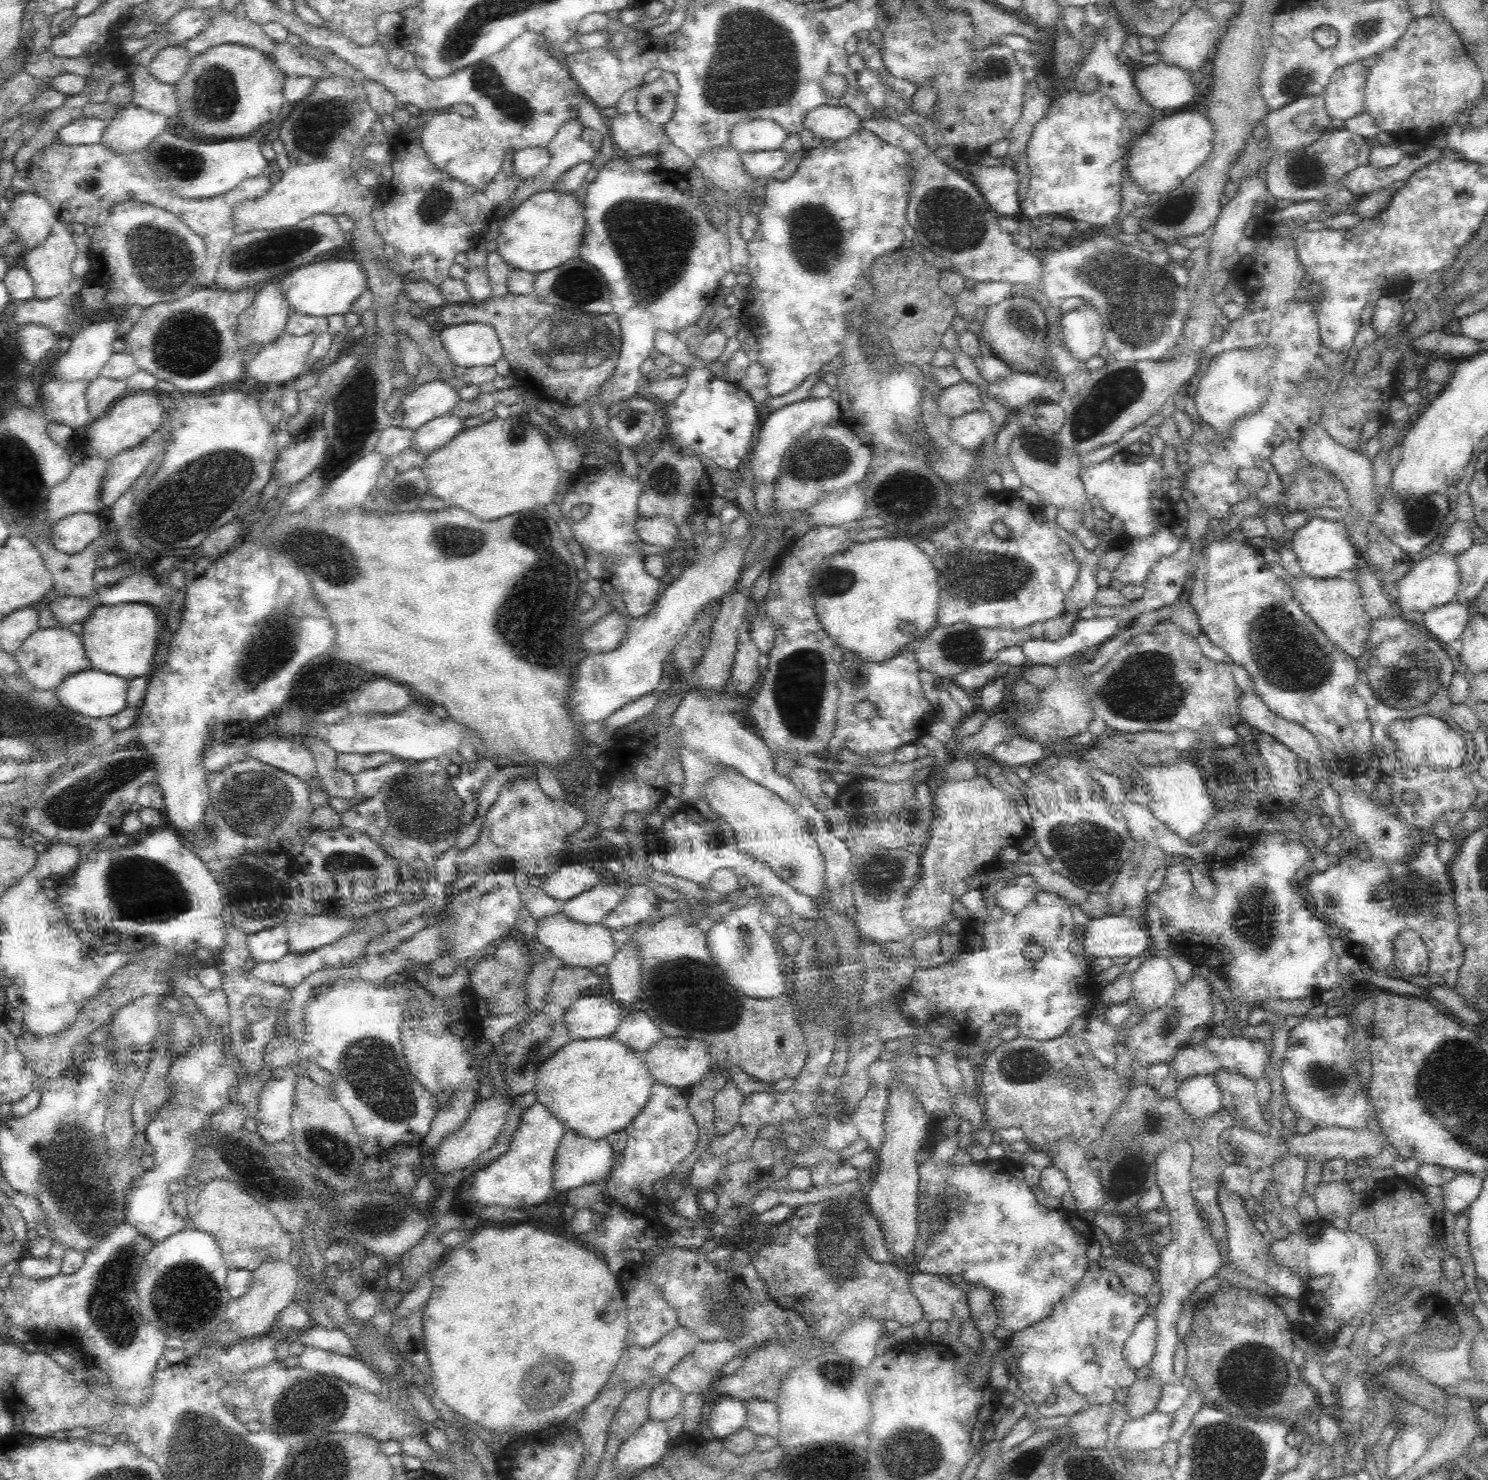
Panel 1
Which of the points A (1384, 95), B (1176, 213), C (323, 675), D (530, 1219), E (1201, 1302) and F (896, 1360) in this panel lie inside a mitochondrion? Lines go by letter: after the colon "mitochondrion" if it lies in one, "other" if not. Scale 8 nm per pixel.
A: other
B: mitochondrion
C: other
D: other
E: other
F: other

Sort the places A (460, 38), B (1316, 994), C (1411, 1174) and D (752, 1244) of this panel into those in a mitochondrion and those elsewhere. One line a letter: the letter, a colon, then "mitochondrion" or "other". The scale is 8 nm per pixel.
A: mitochondrion
B: other
C: other
D: mitochondrion

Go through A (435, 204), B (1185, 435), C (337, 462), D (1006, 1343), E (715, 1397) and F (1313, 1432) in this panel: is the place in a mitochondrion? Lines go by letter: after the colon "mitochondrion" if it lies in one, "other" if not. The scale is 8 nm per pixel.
A: mitochondrion
B: other
C: other
D: other
E: other
F: other

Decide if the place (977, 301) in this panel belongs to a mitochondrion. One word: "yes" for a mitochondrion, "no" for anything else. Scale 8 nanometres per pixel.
no

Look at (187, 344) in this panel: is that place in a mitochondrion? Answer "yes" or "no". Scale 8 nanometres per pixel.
yes

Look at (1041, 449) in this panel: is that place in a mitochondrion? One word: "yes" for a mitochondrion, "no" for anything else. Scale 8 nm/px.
yes

